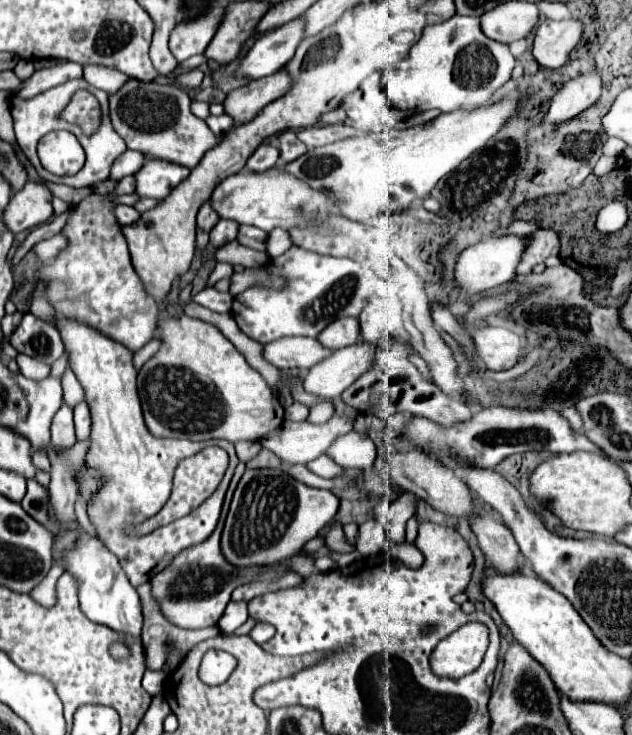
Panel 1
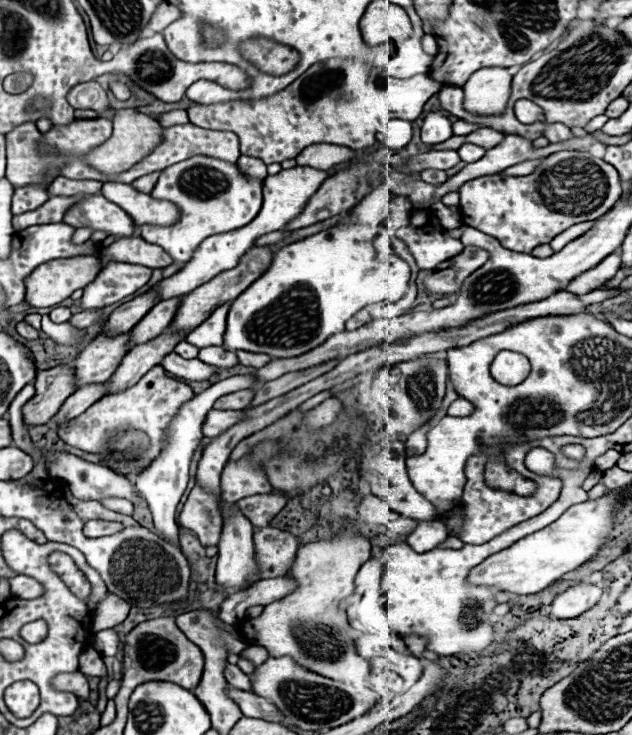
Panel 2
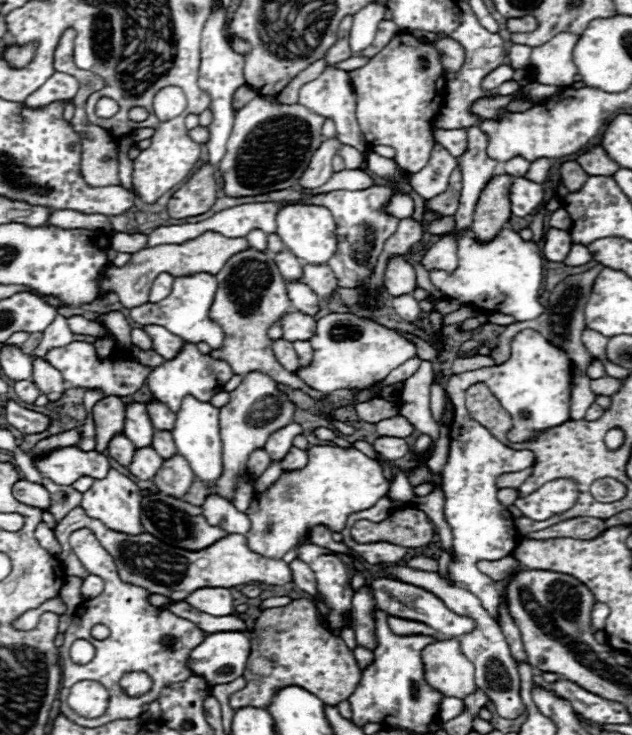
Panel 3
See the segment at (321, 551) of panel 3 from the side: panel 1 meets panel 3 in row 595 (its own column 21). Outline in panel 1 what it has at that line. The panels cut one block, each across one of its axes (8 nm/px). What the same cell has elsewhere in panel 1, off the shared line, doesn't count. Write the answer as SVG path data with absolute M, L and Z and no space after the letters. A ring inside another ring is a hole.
M32 312L24 314L20 326L12 332L8 342L20 354L38 360L44 358L46 364L54 364L54 360L58 360L64 354L64 344L60 342L58 330L50 322L34 316Z

